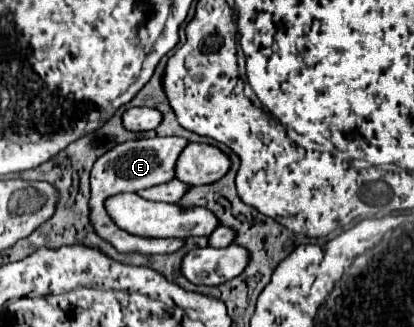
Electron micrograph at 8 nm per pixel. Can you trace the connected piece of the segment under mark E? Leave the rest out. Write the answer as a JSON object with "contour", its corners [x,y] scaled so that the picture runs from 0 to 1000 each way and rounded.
{"contour":[[[336,422],[336,428],[312,428],[297,434],[287,446],[278,446],[273,459],[263,459],[258,471],[249,471],[225,520],[220,520],[220,673],[229,679],[229,709],[268,740],[287,771],[341,771],[341,777],[413,777],[428,771],[432,758],[442,758],[447,734],[437,728],[350,728],[350,722],[326,722],[312,716],[307,703],[287,697],[273,667],[258,654],[254,636],[254,612],[278,599],[278,593],[302,593],[302,587],[336,587],[350,575],[370,575],[384,563],[408,557],[413,544],[423,544],[423,502],[442,465],[442,446],[452,446],[457,434],[447,422]]]}

